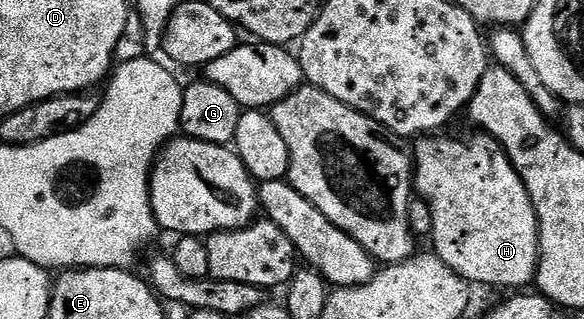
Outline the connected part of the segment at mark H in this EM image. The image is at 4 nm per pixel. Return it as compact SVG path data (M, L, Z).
M475 131L472 137L463 137L458 141L455 137L439 137L443 135L424 135L414 142L413 164L415 167L415 179L413 189L422 200L431 206L431 231L429 240L432 241L433 252L440 257L457 275L461 275L472 286L496 285L499 289L511 289L507 291L519 291L522 285L531 285L535 280L535 273L539 270L539 220L535 214L535 208L531 202L529 191L521 179L521 175L515 169L515 164L507 157L507 152L499 146L494 137L490 137L482 131Z

